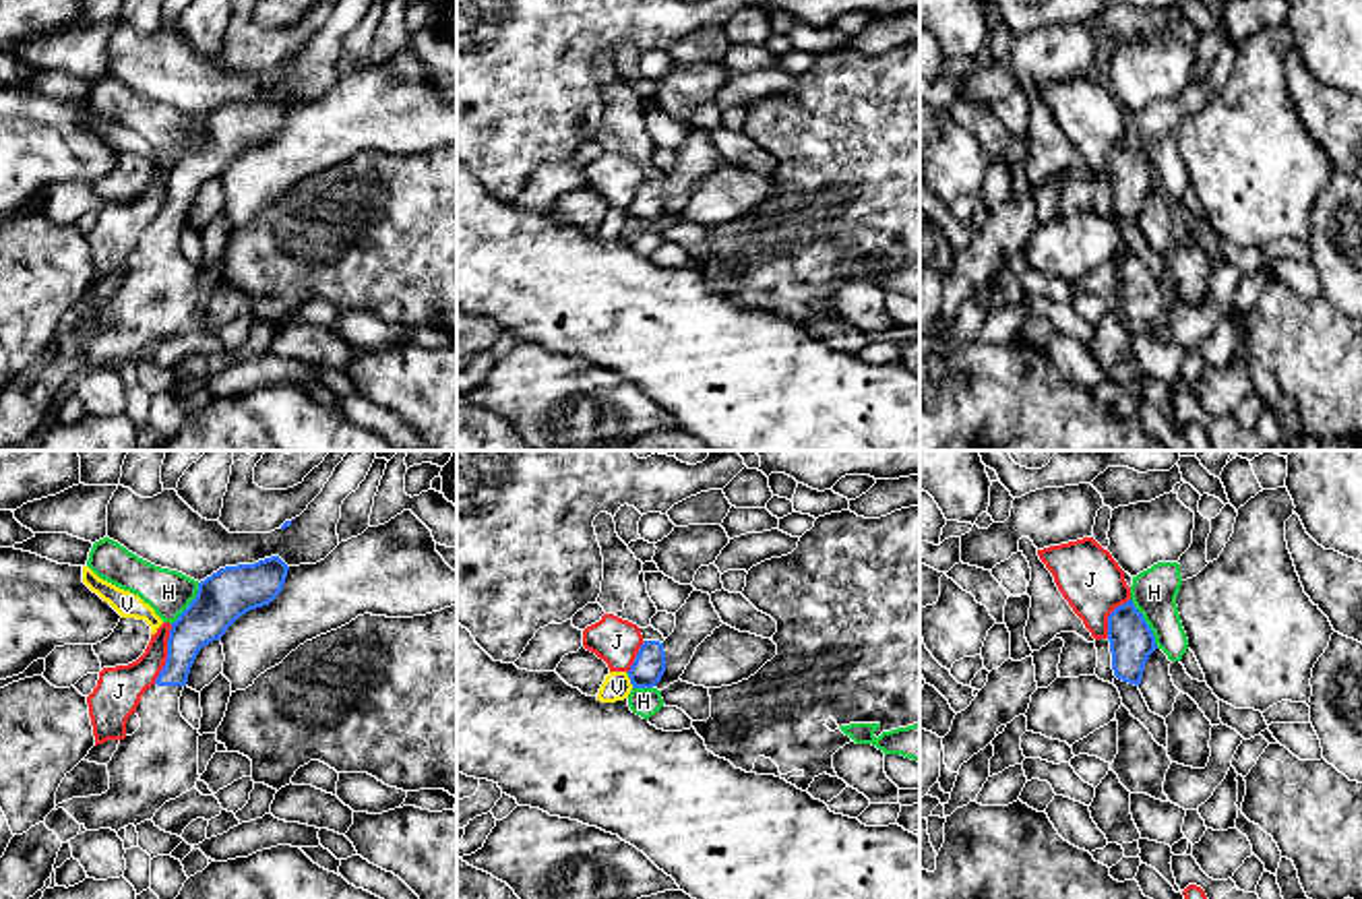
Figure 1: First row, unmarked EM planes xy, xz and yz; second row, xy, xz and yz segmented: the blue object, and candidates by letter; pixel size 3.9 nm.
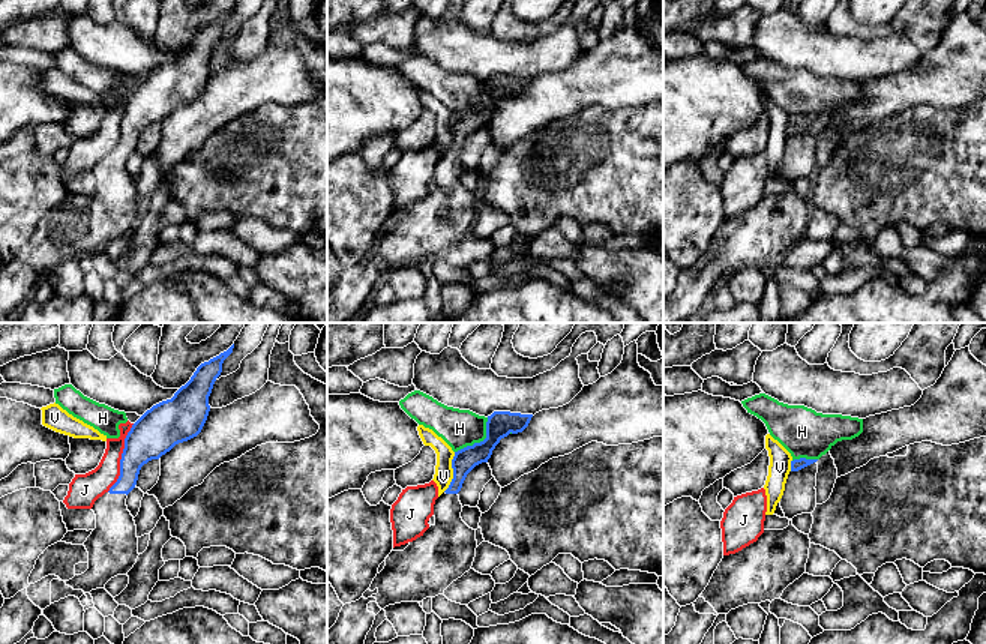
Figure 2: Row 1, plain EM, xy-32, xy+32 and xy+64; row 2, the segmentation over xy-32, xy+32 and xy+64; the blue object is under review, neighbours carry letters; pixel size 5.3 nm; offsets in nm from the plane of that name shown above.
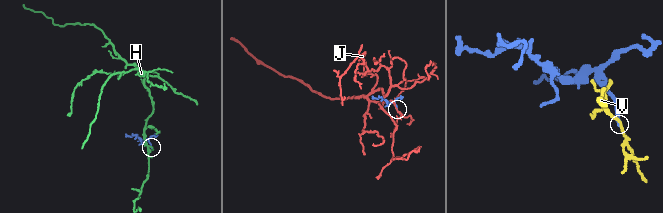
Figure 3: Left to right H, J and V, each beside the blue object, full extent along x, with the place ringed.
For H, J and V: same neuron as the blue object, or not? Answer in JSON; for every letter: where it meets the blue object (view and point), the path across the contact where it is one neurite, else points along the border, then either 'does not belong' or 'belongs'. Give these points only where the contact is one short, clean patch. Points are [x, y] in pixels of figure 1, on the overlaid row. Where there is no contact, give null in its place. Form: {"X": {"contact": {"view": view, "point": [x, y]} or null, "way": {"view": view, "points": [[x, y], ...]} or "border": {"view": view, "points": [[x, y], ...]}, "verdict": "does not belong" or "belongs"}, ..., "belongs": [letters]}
{"H": {"contact": {"view": "yz", "point": [1146, 623]}, "border": {"view": "yz", "points": [[1131, 598], [1158, 647]]}, "verdict": "does not belong"}, "J": {"contact": {"view": "xy", "point": [168, 654]}, "verdict": "does not belong"}, "V": {"contact": {"view": "xz", "point": [631, 680]}, "border": {"view": "xz", "points": [[625, 672], [633, 687]]}, "verdict": "does not belong"}, "belongs": []}

